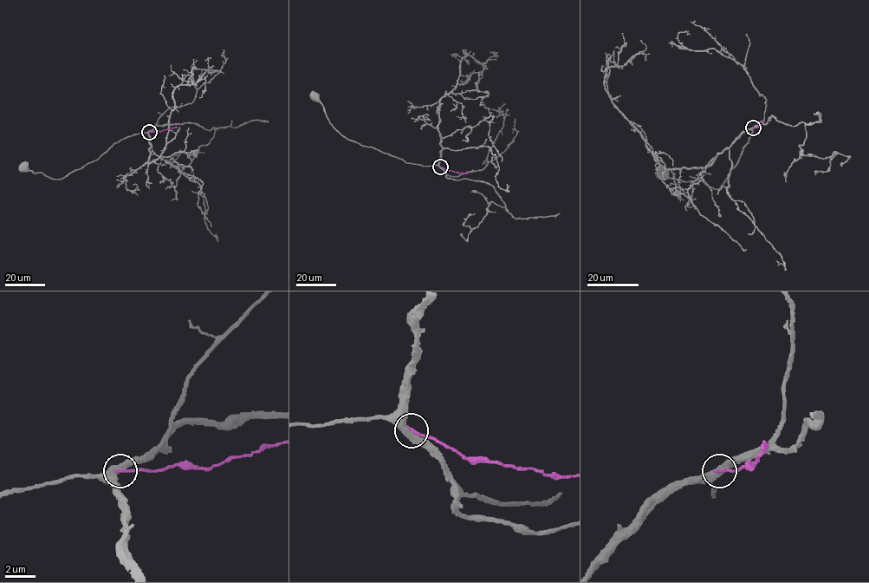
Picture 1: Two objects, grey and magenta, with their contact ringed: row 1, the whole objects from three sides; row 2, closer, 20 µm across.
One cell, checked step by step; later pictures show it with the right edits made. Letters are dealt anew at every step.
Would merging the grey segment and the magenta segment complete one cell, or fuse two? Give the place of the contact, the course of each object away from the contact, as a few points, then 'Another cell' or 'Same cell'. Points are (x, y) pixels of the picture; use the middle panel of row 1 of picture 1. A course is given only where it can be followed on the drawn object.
Place: (440, 167). Course of grey: (440, 167), (405, 162), (372, 147), (348, 140), (330, 122), (318, 96), (314, 97). Course of magenta: (440, 167), (454, 172), (468, 172). Another cell

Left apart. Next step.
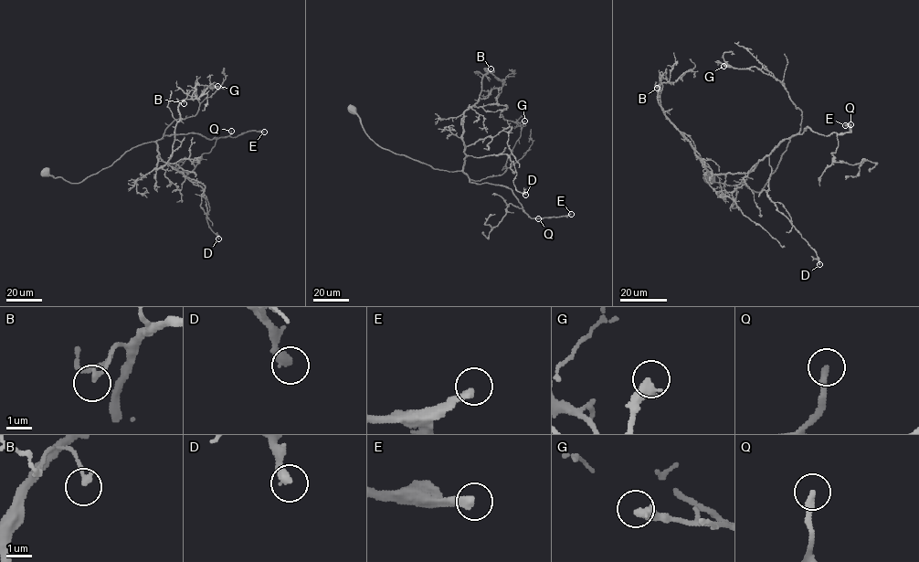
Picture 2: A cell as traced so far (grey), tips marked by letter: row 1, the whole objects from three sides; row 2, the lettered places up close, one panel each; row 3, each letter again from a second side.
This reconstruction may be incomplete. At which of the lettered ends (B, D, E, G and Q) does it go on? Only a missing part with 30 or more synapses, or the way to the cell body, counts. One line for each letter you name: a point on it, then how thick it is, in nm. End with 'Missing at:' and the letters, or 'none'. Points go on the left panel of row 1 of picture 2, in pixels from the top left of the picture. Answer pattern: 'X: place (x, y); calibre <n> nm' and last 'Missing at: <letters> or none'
E: place (264, 132); calibre 280 nm
Q: place (231, 131); calibre 260 nm
Missing at: E, Q

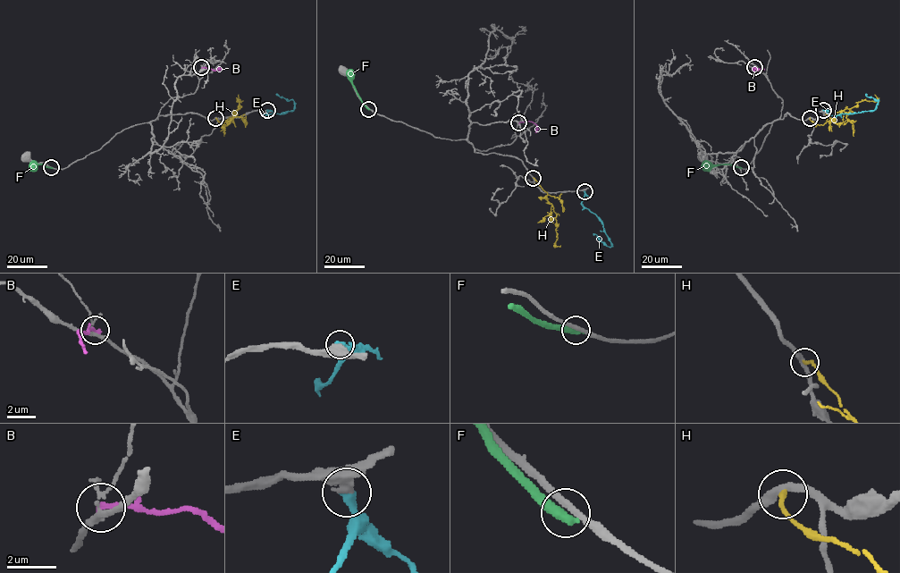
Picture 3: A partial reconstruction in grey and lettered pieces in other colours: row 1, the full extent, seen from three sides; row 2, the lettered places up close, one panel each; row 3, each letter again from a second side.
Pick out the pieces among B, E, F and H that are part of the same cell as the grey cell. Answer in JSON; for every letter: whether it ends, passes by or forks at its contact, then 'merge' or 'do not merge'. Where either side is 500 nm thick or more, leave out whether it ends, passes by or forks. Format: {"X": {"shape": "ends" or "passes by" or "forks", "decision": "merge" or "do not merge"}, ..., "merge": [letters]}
{"B": {"shape": "ends", "decision": "do not merge"}, "E": {"shape": "ends", "decision": "merge"}, "F": {"shape": "ends", "decision": "do not merge"}, "H": {"shape": "ends", "decision": "do not merge"}, "merge": ["E"]}

